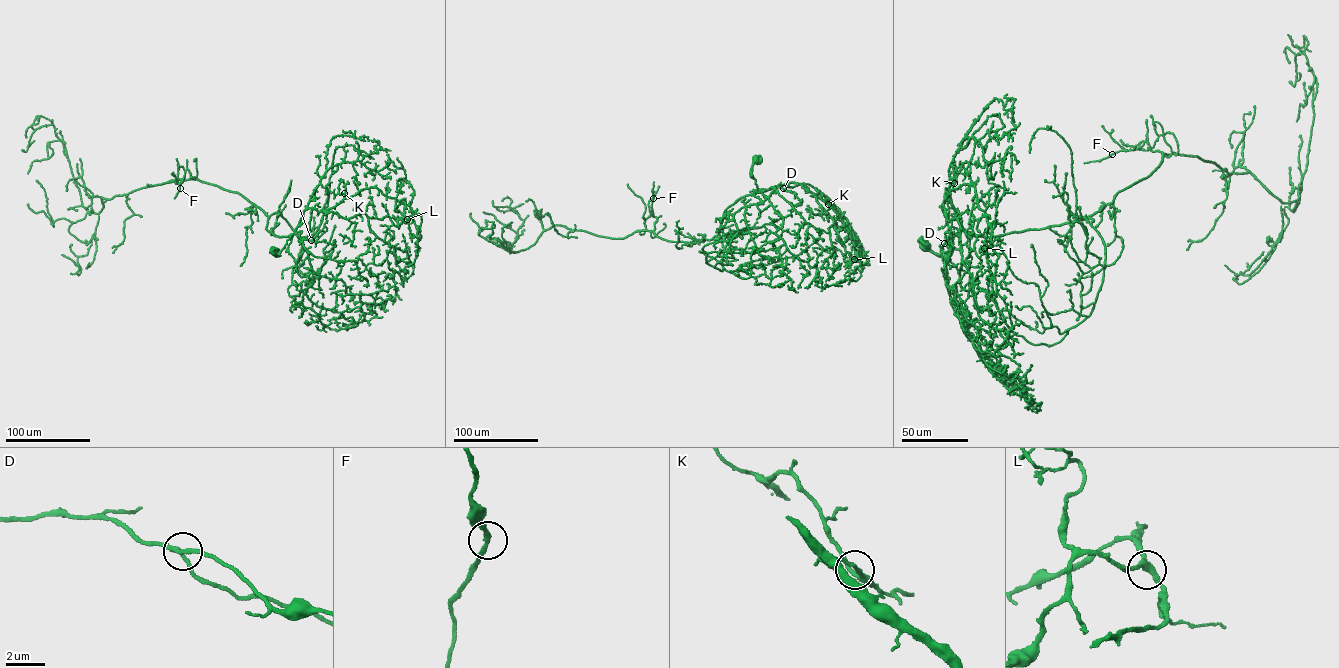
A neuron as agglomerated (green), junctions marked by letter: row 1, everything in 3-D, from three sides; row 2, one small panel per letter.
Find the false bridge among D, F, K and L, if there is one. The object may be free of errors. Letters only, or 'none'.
none

